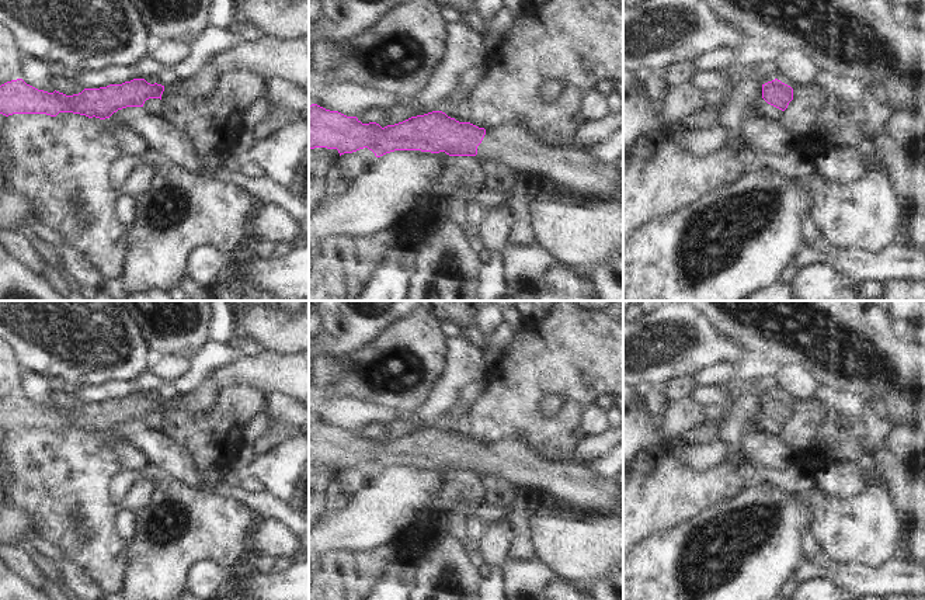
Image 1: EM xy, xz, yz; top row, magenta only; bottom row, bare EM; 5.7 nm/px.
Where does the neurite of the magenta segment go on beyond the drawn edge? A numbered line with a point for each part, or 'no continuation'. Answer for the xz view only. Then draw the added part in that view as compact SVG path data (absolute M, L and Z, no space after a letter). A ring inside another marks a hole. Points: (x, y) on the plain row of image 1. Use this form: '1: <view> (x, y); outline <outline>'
1: xz (511, 458); outline M524 436L487 444L476 472L504 478L521 490L545 490L584 516L619 516L623 510L618 483L571 461L543 459L528 445Z

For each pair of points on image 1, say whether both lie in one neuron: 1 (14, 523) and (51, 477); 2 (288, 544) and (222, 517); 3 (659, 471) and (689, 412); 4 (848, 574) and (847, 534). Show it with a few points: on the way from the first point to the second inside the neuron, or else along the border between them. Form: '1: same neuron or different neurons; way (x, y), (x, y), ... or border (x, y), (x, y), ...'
1: different neurons; border (14, 505), (27, 513), (37, 530)
2: different neurons; border (251, 531), (253, 544)
3: different neurons; border (654, 444), (637, 454)
4: different neurons; border (826, 559), (868, 566), (882, 565)

